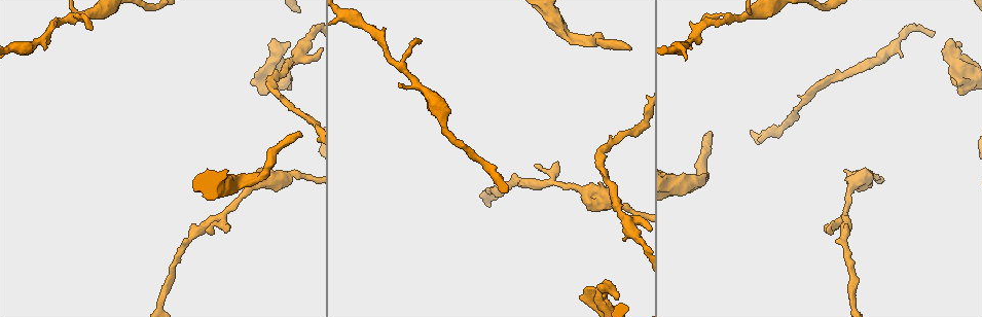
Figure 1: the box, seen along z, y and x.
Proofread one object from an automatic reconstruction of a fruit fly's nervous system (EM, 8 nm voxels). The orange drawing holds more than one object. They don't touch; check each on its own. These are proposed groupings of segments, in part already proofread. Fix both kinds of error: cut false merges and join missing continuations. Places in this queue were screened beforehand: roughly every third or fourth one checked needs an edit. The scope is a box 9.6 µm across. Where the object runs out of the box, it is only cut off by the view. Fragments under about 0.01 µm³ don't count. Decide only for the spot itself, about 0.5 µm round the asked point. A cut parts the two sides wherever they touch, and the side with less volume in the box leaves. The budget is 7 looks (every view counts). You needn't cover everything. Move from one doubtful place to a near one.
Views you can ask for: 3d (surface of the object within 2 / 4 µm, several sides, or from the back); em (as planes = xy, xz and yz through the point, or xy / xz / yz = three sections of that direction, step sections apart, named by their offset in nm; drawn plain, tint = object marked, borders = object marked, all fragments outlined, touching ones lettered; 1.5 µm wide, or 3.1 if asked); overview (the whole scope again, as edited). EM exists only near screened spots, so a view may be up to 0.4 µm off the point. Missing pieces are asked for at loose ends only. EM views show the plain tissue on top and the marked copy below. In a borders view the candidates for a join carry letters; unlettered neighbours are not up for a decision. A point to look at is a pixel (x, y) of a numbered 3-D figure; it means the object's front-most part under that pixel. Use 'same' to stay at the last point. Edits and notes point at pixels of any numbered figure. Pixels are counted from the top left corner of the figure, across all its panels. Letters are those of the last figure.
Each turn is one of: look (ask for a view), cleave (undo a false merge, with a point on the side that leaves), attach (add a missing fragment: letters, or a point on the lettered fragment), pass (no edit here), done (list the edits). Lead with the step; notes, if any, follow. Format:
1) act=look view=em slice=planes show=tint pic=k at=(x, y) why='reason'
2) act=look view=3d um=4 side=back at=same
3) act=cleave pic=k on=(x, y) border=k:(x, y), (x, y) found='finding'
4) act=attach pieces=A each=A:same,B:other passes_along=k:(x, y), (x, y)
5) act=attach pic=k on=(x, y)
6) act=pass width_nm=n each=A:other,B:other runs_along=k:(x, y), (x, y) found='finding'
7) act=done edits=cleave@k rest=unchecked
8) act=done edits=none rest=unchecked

act=look view=em slice=yz step=8 show=tint pic=1 at=(301, 54) why='branch point'

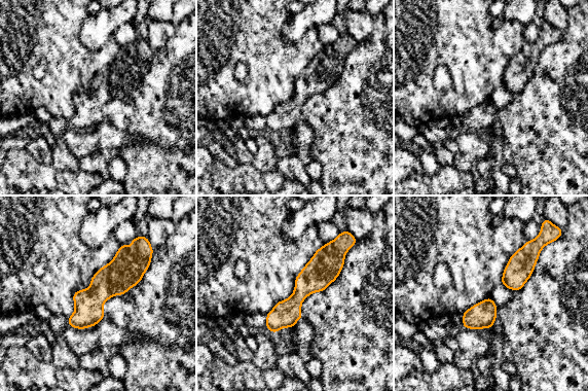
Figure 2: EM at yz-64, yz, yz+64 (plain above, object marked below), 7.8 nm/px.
act=look view=em slice=planes show=borders at=same

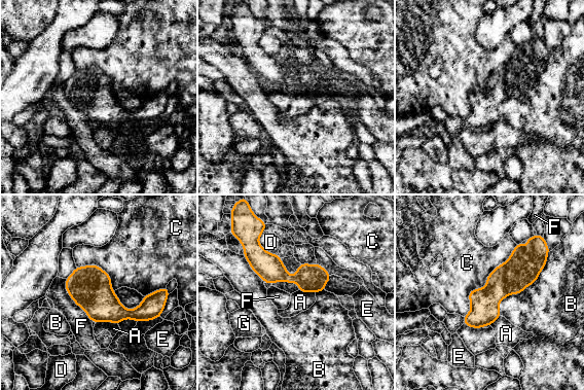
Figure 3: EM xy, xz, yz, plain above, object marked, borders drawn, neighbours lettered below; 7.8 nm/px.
act=pass each=A:other,B:other,C:other,D:other,E:other,F:other,G:other found='one neuron here'

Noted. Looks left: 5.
act=look view=em slice=yz step=4 show=tint pic=1 at=(286, 175)

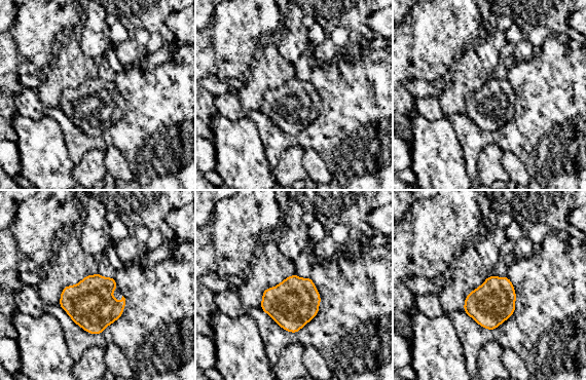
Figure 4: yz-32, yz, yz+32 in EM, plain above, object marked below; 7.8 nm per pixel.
act=look view=em slice=yz step=4 show=borders at=same why='see the neighbours'

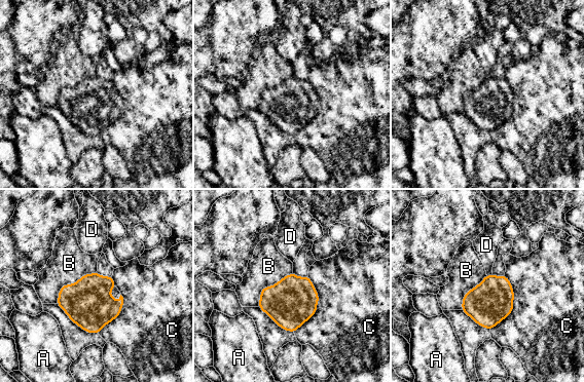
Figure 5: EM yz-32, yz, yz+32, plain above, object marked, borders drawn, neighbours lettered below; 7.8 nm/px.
act=pass each=A:other,B:other,C:other,D:other border=5:(96, 271), (65, 283), (57, 303) found='one neuron here'

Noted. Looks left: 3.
act=look view=em slice=yz step=4 show=tint pic=1 at=(712, 135) why='branch stops here'

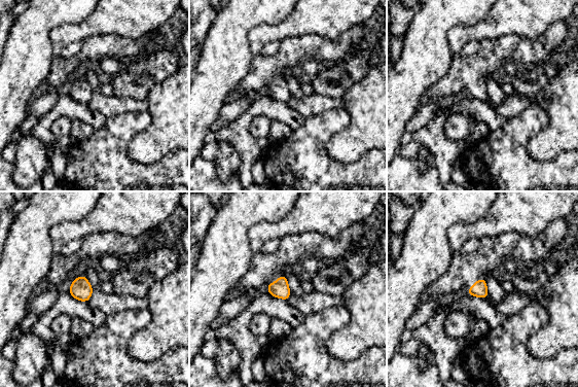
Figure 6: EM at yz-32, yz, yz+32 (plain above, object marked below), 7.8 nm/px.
act=look view=em slice=planes show=borders at=same why='cut it another way'

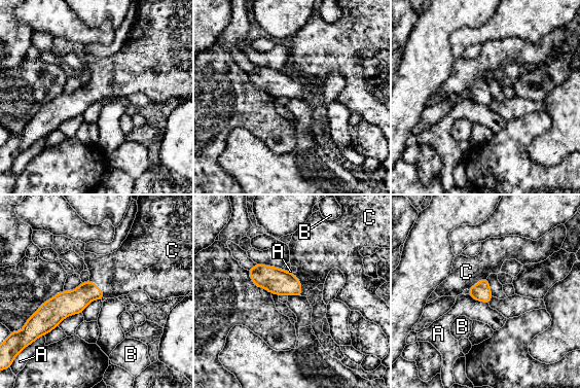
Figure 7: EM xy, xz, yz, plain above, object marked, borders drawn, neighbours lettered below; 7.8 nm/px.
act=attach pieces=C each=A:other,B:other,C:same passes_along=7:(275, 280), (300, 284), (314, 255) found='the neuron continues'

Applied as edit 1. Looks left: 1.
act=done edits=attach@7 rest=unchecked

